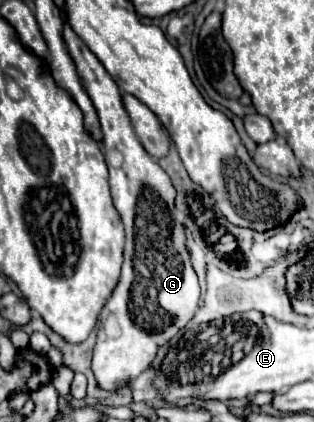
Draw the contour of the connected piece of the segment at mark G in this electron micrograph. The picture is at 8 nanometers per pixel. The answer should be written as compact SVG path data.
M64 24L64 40L68 44L68 52L76 62L78 74L84 82L84 88L88 96L94 102L94 108L98 110L100 126L104 132L104 158L110 172L110 190L112 190L112 204L118 210L124 228L126 228L126 248L124 248L124 266L122 276L112 292L112 298L106 302L100 314L100 328L98 338L94 344L94 356L92 356L92 370L96 376L96 382L102 390L120 390L124 386L134 386L136 378L142 376L152 368L152 362L158 354L158 350L168 344L172 338L176 338L184 326L194 318L198 310L198 298L200 298L200 284L198 276L190 262L190 252L186 248L186 234L184 228L172 218L174 212L174 198L176 190L170 182L170 176L154 162L154 158L142 148L128 112L124 110L120 90L116 82L110 78L110 74L100 66L98 58L80 42L76 32L70 28L70 24Z

